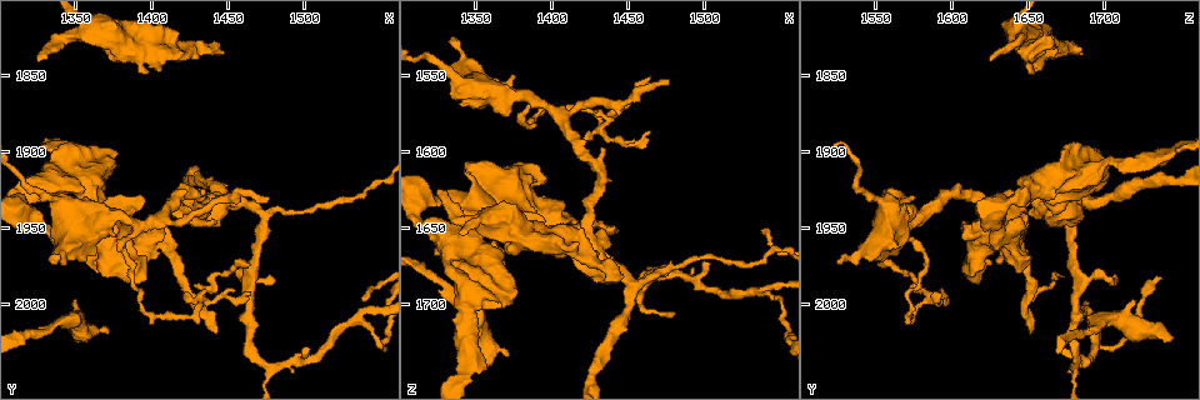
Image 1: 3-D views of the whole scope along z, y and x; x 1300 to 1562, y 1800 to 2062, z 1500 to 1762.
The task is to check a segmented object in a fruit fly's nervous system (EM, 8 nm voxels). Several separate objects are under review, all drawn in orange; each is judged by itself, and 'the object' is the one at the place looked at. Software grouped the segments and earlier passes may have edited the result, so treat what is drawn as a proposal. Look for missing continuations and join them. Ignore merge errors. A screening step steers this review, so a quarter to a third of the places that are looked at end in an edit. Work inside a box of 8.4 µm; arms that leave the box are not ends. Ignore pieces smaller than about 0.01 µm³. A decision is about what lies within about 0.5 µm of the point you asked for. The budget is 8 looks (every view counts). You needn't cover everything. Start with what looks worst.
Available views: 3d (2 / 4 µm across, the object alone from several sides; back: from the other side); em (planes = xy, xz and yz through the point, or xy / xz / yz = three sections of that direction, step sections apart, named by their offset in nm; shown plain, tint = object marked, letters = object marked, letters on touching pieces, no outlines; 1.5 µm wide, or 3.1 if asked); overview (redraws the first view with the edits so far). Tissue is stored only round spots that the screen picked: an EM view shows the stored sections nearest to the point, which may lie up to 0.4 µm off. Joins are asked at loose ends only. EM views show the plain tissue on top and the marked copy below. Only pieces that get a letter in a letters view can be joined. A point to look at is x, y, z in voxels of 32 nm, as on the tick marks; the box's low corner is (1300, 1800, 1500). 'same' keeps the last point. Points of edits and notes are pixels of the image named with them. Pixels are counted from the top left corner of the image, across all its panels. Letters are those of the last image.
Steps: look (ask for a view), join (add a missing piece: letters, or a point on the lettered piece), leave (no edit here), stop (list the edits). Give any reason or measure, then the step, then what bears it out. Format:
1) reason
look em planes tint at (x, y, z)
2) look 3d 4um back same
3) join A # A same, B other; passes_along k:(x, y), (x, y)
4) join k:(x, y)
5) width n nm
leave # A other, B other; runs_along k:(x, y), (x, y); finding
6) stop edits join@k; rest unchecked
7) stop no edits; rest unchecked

an open end
look em planes letters at (1444, 1834, 1686)

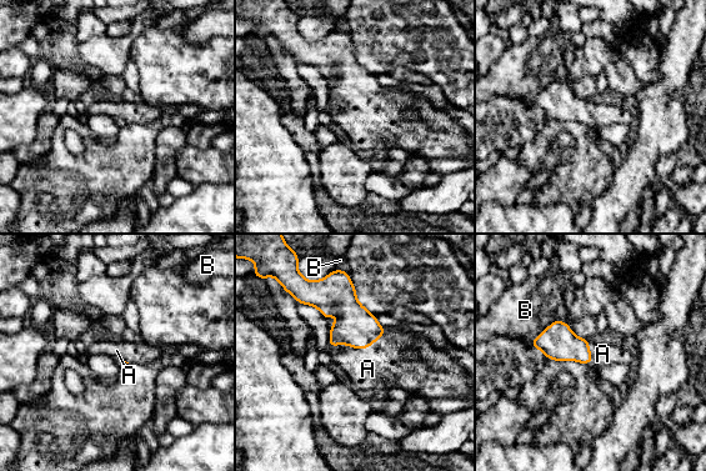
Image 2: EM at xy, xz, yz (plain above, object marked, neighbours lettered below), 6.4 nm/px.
join A # A same, B other; the neuron continues

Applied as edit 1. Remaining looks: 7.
look overview

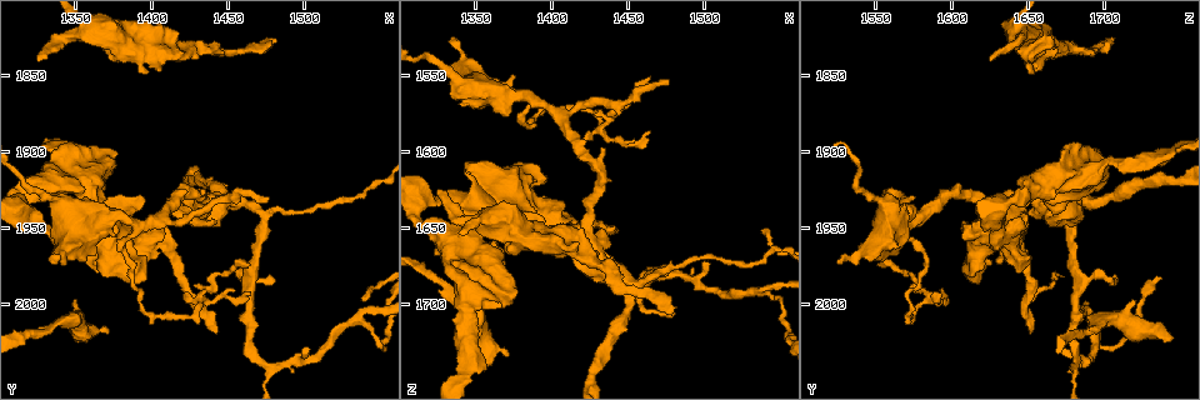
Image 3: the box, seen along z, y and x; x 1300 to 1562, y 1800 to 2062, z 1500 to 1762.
free end
look 3d 2um at (1400, 1846, 1654)

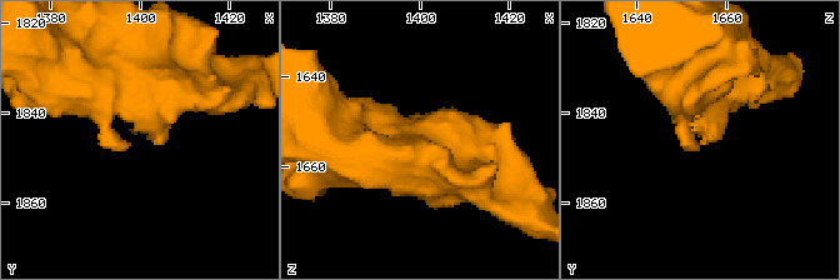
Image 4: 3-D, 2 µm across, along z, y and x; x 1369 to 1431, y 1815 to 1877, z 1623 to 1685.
need the tissue
look em planes letters at (1400, 1844, 1653)

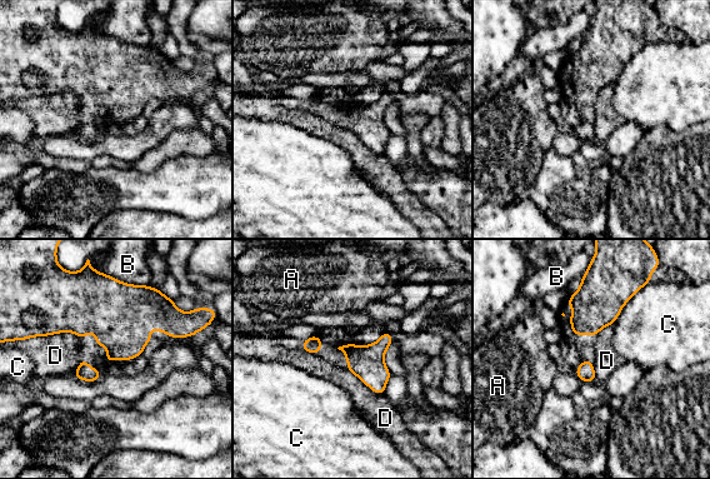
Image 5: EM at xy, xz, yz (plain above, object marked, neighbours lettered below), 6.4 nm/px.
leave # A other, B other, C other, D other; border 5:(39, 335), (73, 332), (80, 338); none of them fits

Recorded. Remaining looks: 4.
stops while still wide
look 3d 4um at (1342, 1956, 1608)

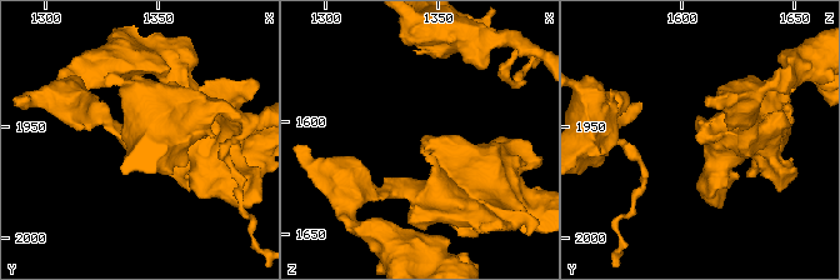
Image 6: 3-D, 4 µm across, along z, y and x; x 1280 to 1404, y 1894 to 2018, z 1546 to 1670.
look em planes letters at (1343, 1957, 1608)

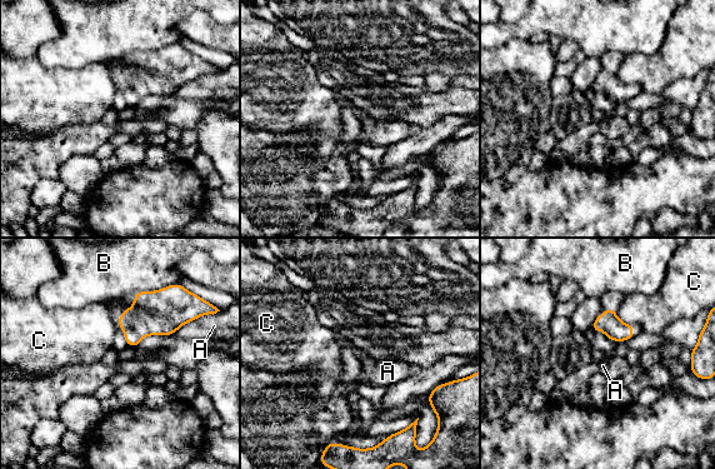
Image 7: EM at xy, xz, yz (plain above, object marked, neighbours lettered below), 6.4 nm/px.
leave # A other, B other, C other; none of them fits

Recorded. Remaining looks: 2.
stop edits join@2; rest unchecked

